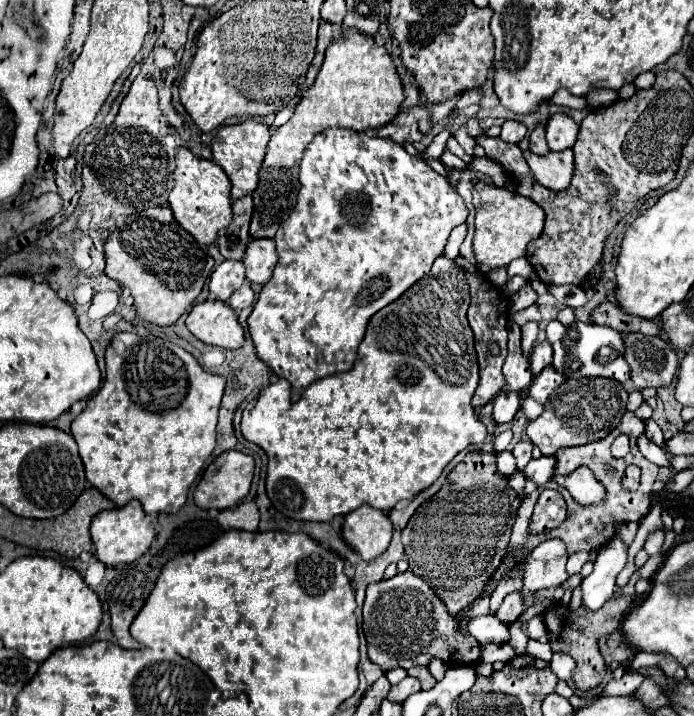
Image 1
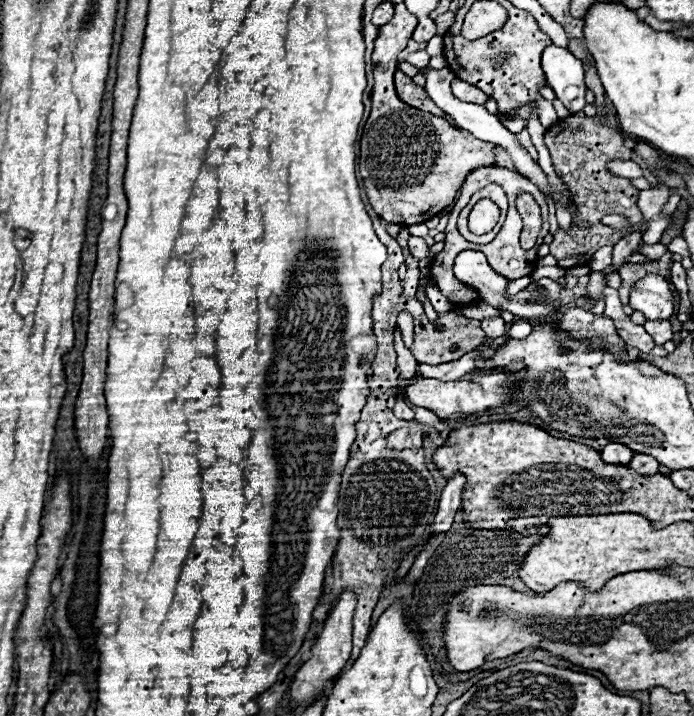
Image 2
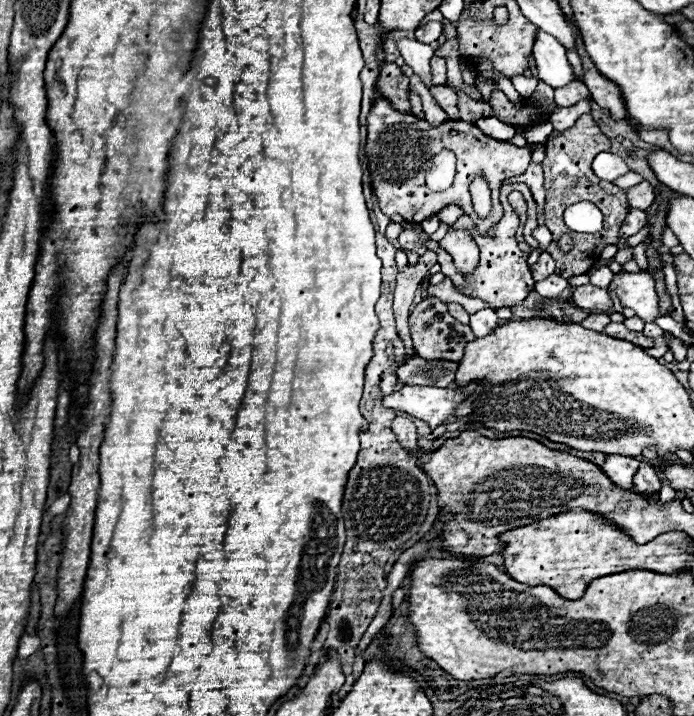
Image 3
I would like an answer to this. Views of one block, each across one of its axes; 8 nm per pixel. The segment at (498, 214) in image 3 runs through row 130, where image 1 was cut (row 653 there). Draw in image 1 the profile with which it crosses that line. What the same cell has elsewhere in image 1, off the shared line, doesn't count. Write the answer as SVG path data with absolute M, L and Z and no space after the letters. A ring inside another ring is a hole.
M402 572L396 574L390 580L382 580L380 584L368 584L366 588L366 600L364 600L364 636L368 642L368 658L382 668L382 672L388 672L392 668L412 668L412 666L428 666L428 660L440 658L448 668L452 666L474 666L480 662L480 644L464 630L468 626L468 616L452 616L448 614L444 602L434 594L434 590L416 574Z

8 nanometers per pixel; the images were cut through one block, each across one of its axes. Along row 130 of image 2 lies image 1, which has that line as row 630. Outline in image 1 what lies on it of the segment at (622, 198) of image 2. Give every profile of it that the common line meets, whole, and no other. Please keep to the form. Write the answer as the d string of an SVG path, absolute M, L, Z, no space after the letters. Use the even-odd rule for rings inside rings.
M616 596L616 598L610 598L600 610L588 610L586 606L580 606L578 610L568 610L568 606L562 606L562 604L554 604L546 616L544 616L544 624L546 624L546 630L548 630L548 642L552 646L552 652L564 652L568 656L572 656L576 660L576 668L574 668L574 674L572 674L572 682L578 690L592 690L596 688L608 668L606 668L606 662L598 650L598 640L602 636L608 636L612 632L616 632L624 620L624 616L628 614L632 606L632 600L626 596Z

